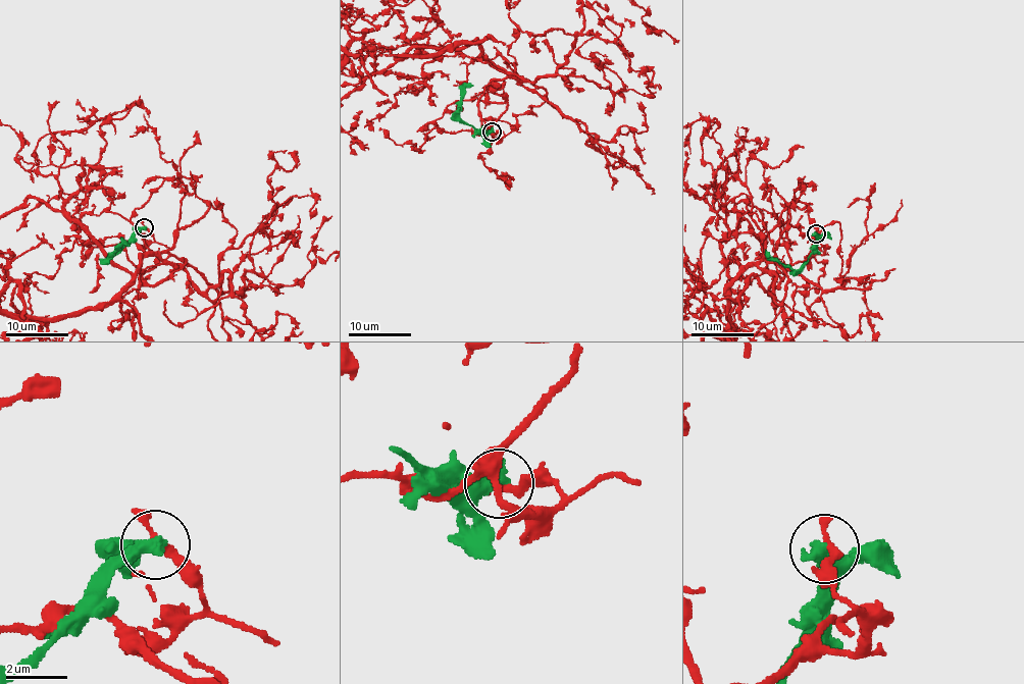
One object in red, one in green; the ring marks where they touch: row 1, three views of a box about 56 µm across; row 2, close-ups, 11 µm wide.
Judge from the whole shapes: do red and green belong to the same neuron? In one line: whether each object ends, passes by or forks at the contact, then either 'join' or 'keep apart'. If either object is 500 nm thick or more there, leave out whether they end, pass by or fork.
keep apart

